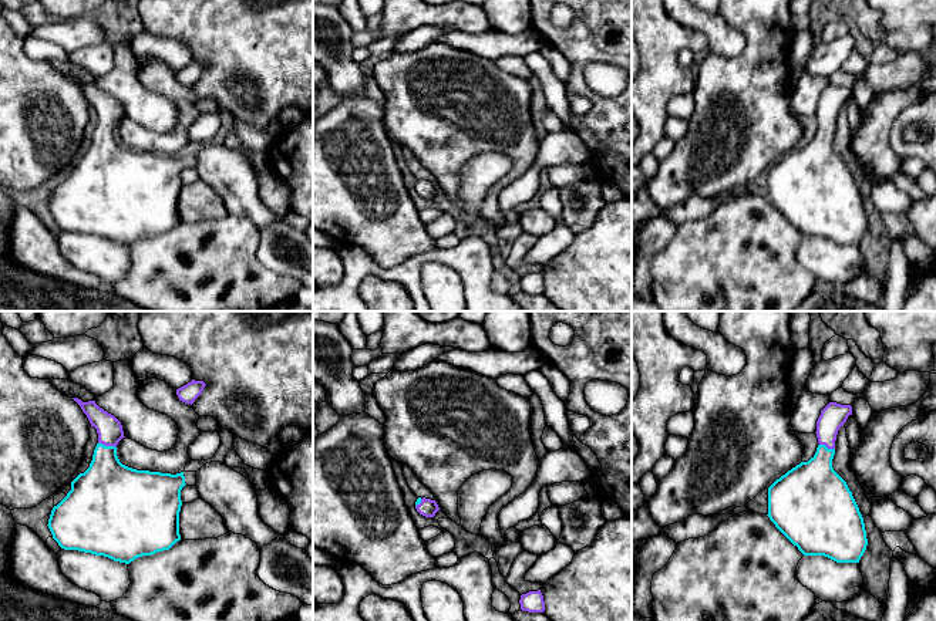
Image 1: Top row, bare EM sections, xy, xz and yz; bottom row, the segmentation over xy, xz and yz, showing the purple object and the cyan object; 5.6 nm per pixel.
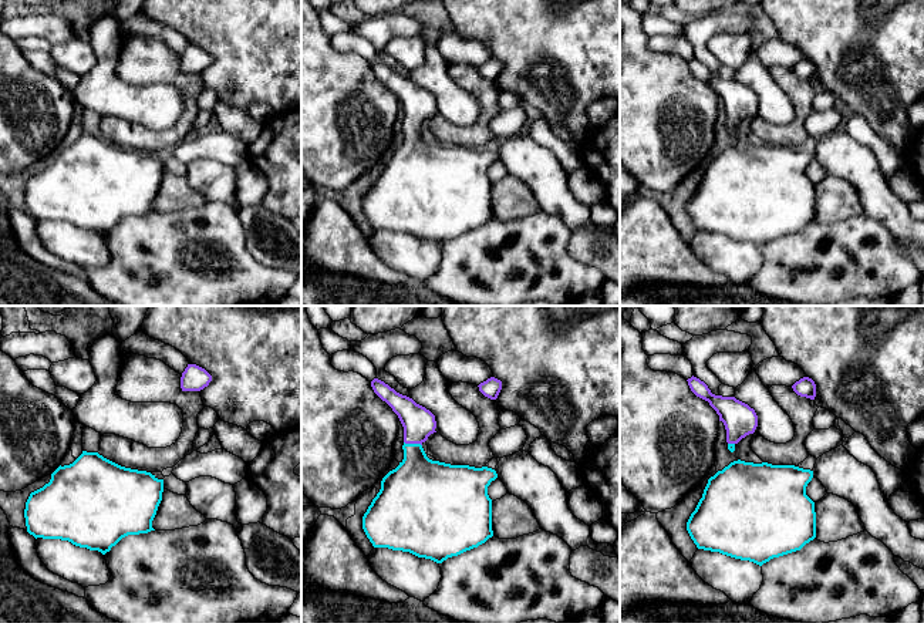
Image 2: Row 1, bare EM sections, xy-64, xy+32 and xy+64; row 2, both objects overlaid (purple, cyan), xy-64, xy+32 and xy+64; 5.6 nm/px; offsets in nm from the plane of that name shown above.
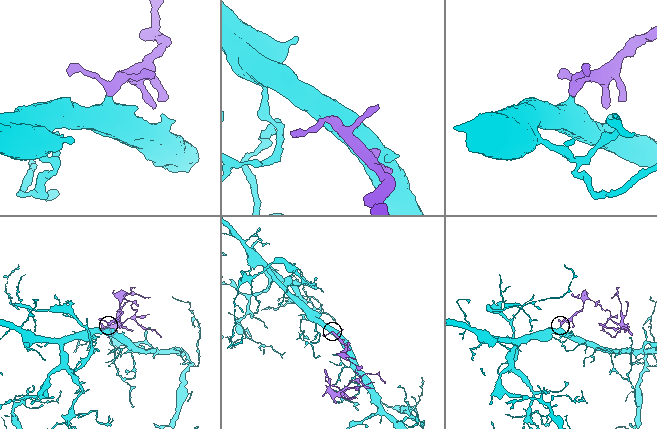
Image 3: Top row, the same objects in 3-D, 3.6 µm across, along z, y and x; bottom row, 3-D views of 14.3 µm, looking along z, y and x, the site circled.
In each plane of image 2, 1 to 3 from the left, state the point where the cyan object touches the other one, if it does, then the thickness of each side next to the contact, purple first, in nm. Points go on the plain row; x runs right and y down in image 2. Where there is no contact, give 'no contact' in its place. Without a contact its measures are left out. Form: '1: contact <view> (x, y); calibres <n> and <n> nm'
1: no contact
2: contact xy+32 (412, 124); calibres 180 and 320 nm
3: contact xy+64 (731, 124); calibres 190 and 50 nm

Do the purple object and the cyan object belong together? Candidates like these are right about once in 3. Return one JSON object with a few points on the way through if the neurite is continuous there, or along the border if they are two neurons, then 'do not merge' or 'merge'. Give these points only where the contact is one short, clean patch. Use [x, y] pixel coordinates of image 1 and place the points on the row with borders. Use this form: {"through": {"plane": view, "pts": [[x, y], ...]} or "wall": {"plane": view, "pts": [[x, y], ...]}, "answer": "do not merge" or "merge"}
{"through": {"plane": "xy", "pts": [[110, 431], [107, 445], [108, 489]]}, "answer": "merge"}

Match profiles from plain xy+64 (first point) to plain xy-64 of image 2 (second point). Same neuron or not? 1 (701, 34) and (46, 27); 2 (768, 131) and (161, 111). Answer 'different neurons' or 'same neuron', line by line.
1: same neuron
2: different neurons

